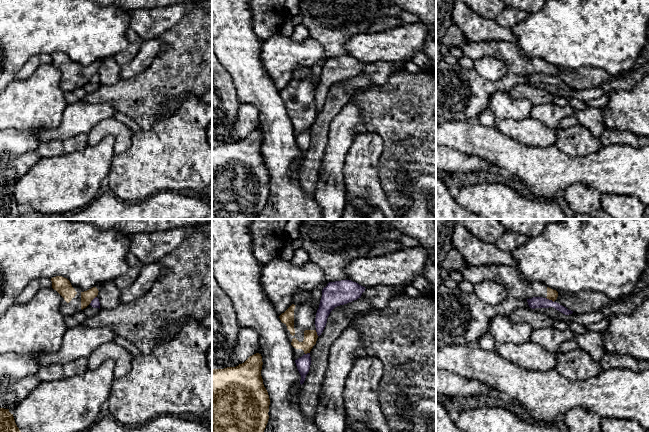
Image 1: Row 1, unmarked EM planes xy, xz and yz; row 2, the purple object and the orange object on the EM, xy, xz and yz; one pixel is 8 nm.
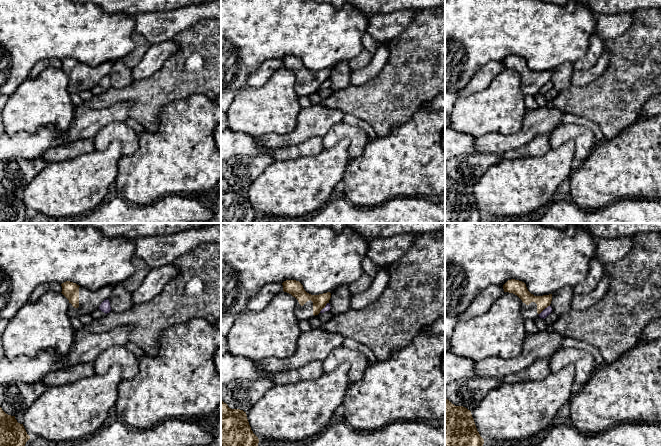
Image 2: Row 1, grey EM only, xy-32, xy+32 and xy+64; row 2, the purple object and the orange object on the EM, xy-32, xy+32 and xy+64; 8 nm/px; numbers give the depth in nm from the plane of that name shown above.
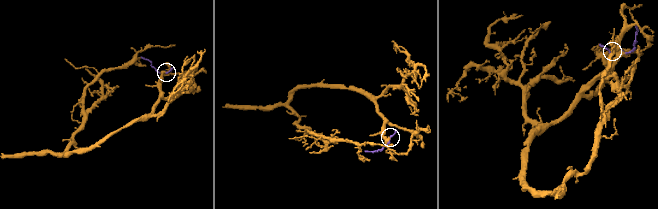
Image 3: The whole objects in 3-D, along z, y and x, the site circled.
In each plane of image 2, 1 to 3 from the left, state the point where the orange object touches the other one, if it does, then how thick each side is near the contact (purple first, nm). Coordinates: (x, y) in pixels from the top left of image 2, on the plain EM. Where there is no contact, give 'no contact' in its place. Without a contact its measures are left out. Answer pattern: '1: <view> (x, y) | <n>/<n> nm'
1: no contact
2: xy+32 (325, 83) | 50/110 nm
3: xy+64 (544, 85) | 60/110 nm

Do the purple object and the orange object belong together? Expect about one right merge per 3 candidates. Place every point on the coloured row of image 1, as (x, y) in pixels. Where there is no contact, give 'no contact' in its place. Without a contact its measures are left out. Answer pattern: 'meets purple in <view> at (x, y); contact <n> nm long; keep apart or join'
meets purple in xy at (92, 300); contact 90 nm long; keep apart

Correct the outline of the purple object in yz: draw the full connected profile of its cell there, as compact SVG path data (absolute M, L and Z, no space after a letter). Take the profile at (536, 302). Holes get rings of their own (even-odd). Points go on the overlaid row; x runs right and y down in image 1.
M533 297L531 299L527 299L527 302L529 307L532 309L553 307L565 315L573 313L573 311L568 310L566 307L560 305L559 303L553 302L552 300L543 297Z

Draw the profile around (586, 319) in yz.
M553 307L549 308L535 308L534 310L544 313L545 315L551 317L555 321L566 321L572 323L579 323L585 326L591 325L593 323L598 323L605 316L601 311L590 312L590 313L572 313L565 315Z

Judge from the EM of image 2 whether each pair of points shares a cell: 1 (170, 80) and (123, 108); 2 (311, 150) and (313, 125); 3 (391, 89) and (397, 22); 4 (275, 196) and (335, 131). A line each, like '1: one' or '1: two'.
1: two
2: two
3: two
4: two

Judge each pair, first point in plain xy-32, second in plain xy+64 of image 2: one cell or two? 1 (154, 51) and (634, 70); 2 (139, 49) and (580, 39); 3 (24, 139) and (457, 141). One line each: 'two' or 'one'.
1: two
2: two
3: one

